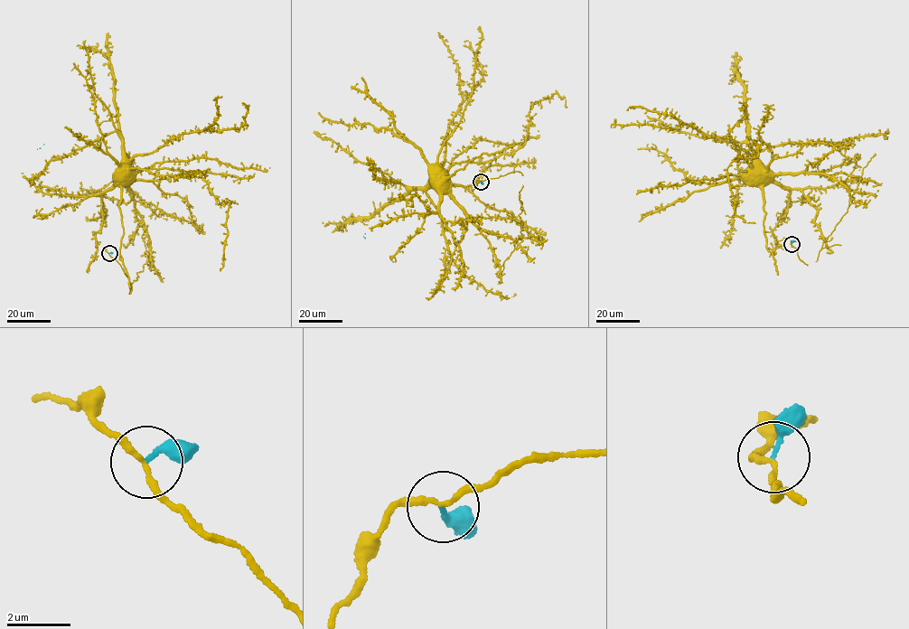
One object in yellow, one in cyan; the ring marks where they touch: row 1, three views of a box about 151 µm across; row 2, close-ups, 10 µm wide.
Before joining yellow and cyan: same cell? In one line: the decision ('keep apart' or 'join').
keep apart

